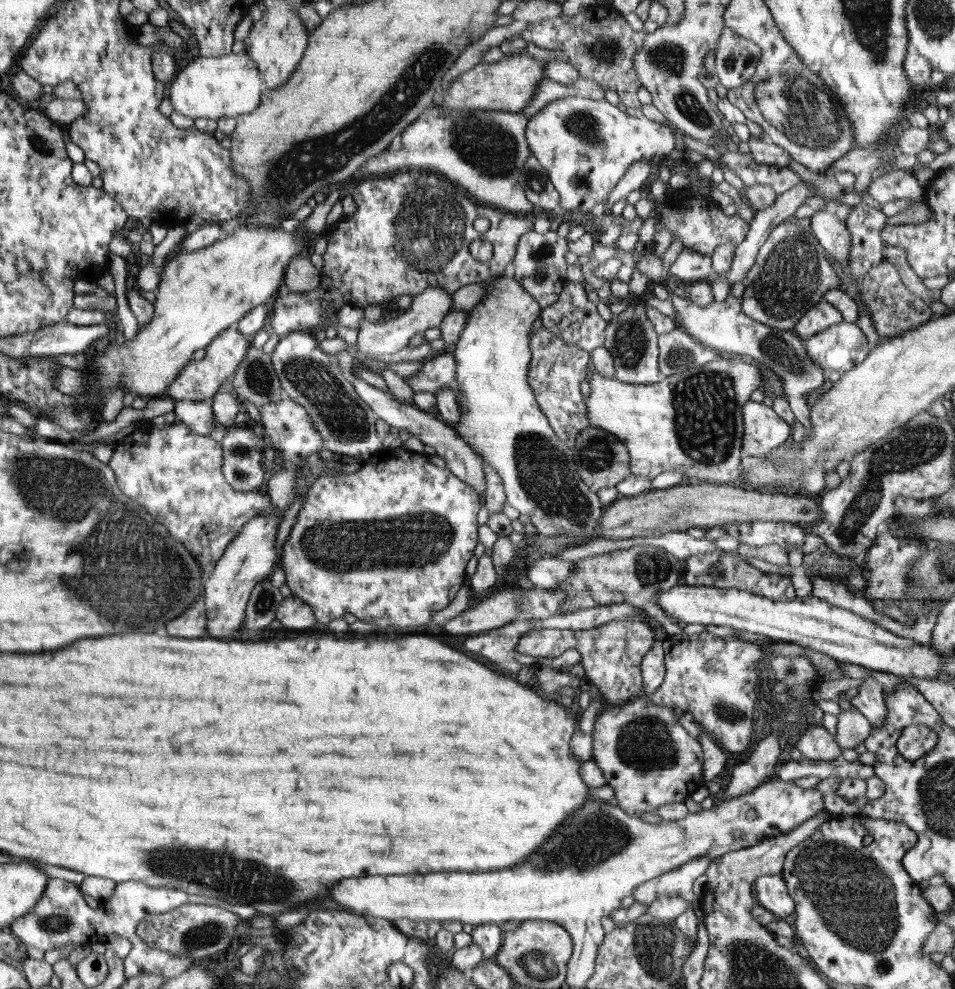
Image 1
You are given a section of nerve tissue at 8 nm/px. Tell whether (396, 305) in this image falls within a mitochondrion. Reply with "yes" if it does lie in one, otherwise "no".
no

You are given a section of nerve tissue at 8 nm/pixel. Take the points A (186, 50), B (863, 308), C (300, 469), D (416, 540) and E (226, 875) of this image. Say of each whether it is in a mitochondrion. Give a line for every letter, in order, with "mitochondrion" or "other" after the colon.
A: other
B: other
C: other
D: mitochondrion
E: mitochondrion

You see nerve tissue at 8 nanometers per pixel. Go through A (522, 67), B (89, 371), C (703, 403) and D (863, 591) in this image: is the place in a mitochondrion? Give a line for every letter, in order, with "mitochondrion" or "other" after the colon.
A: other
B: other
C: mitochondrion
D: other

